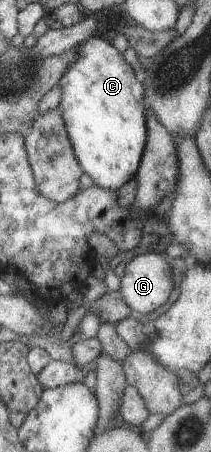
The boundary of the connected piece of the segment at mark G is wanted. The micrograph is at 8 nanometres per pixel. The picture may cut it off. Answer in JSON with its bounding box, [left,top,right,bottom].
[119,253,172,316]

